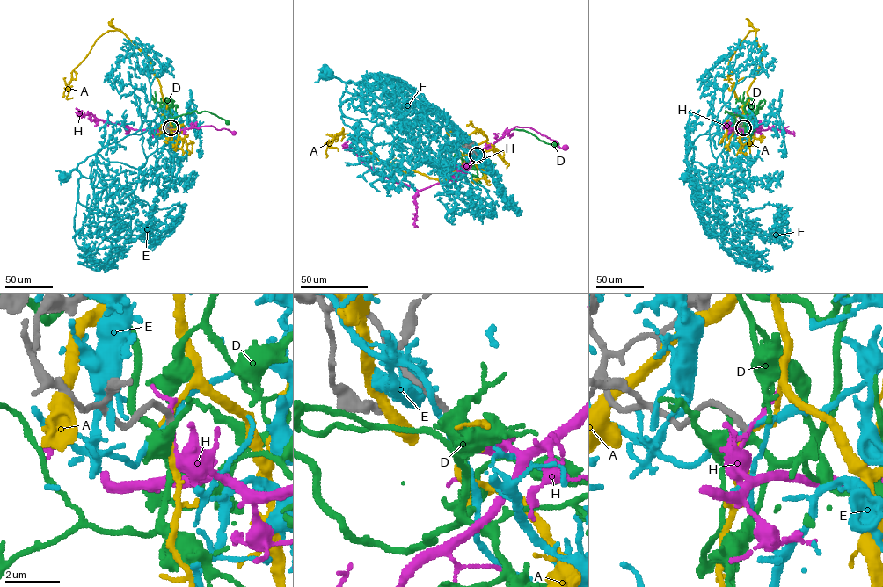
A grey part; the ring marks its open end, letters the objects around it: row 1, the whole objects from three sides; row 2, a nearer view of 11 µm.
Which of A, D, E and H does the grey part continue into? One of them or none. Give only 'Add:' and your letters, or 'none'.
Add: D

